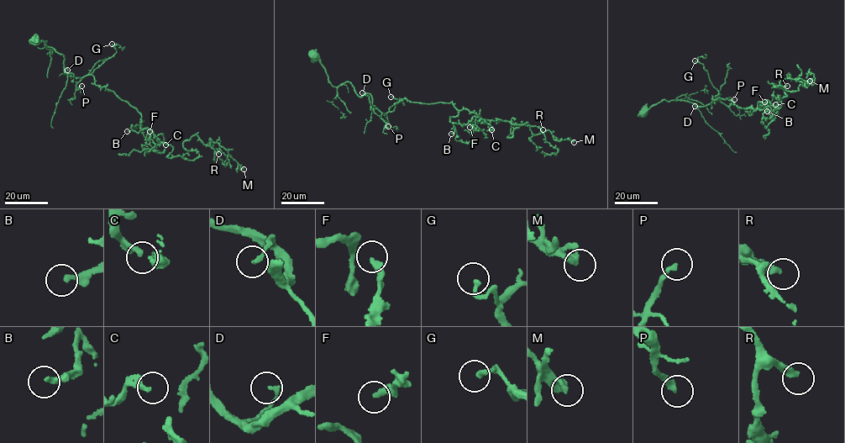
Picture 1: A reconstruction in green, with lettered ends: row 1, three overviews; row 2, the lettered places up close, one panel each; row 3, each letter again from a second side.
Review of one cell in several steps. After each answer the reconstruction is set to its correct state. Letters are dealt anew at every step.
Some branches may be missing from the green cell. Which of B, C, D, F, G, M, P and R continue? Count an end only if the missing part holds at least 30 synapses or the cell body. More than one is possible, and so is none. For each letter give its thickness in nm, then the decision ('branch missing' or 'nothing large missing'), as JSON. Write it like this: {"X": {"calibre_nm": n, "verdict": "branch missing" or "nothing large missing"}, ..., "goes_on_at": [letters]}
{"B": {"calibre_nm": 240, "verdict": "nothing large missing"}, "C": {"calibre_nm": 280, "verdict": "nothing large missing"}, "D": {"calibre_nm": 160, "verdict": "nothing large missing"}, "F": {"calibre_nm": 280, "verdict": "nothing large missing"}, "G": {"calibre_nm": 180, "verdict": "nothing large missing"}, "M": {"calibre_nm": 360, "verdict": "nothing large missing"}, "P": {"calibre_nm": 200, "verdict": "branch missing"}, "R": {"calibre_nm": 240, "verdict": "nothing large missing"}, "goes_on_at": ["P"]}

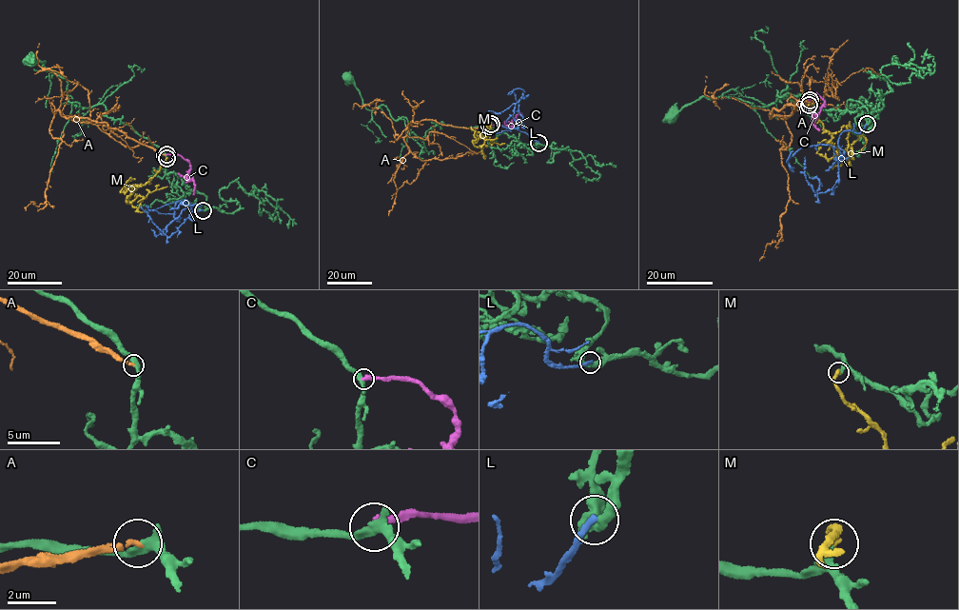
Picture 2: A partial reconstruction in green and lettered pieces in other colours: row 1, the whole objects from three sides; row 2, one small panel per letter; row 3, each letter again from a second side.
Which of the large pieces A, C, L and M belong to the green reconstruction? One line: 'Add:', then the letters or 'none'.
Add: M

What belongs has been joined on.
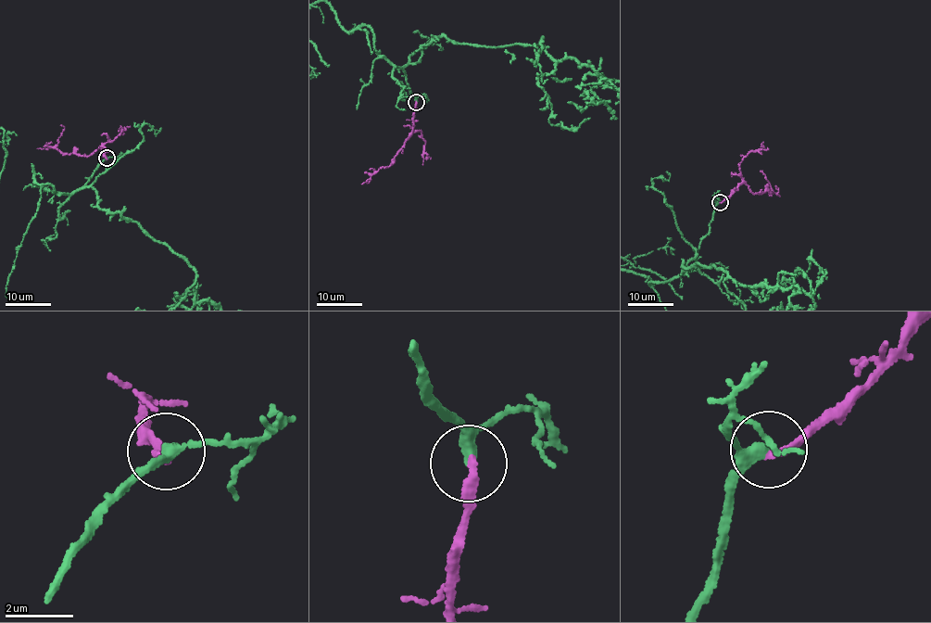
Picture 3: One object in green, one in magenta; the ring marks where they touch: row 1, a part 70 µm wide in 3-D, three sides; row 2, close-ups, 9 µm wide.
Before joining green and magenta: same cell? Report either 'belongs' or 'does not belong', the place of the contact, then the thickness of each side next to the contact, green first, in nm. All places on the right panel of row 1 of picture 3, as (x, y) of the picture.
belongs; at (720, 202); 280 nm thick on the green side, 220 nm on the other

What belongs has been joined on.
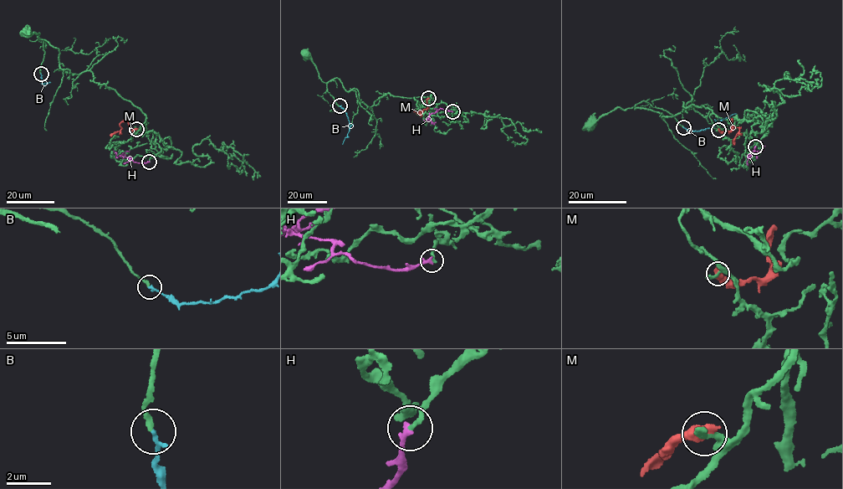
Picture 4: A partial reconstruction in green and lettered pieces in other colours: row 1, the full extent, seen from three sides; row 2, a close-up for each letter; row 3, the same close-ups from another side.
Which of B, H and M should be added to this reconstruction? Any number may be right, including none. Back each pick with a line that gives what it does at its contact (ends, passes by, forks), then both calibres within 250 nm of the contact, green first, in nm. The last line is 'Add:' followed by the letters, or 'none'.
B: it ends there; 240 nm thick on the green side, 200 nm on the other
Add: B

